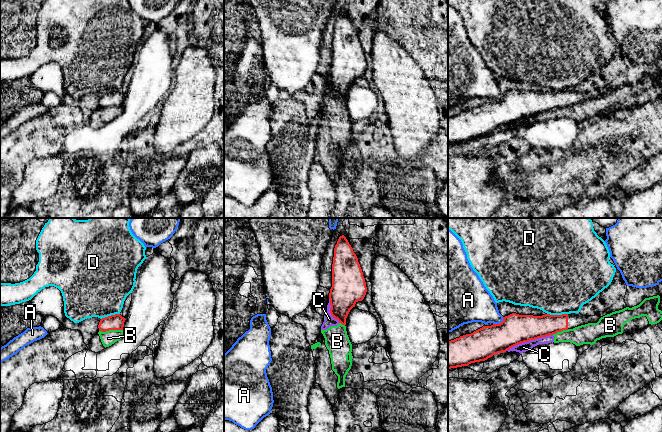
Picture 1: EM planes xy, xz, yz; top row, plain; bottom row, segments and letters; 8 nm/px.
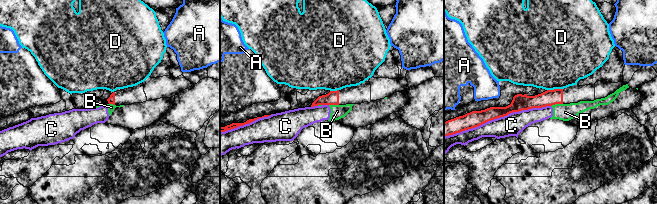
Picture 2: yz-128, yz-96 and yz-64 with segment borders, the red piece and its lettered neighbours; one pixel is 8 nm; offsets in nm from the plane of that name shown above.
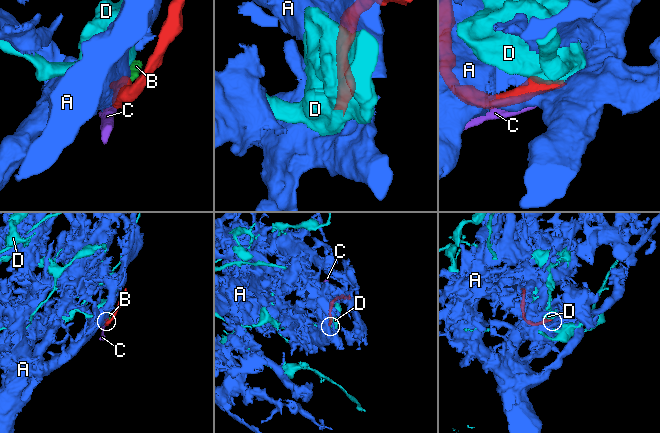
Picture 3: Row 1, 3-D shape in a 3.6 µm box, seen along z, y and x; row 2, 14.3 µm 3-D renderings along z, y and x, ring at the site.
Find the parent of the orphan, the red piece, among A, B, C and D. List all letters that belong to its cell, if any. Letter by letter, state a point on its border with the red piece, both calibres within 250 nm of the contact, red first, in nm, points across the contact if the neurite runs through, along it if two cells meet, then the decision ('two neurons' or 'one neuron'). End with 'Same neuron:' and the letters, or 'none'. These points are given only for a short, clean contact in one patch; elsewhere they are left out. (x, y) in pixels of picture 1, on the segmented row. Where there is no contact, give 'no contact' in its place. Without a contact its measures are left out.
A: contact yz (500, 323); calibres 240 and 280 nm; two neurons
B: contact xy (110, 329); calibres 130 and 120 nm; border xy (122, 329), (99, 331); two neurons
C: contact yz (529, 340); calibres 240 and 80 nm; two neurons
D: contact yz (557, 315); calibres 200 and 480 nm; border yz (547, 313), (567, 314); two neurons
Same neuron: none

